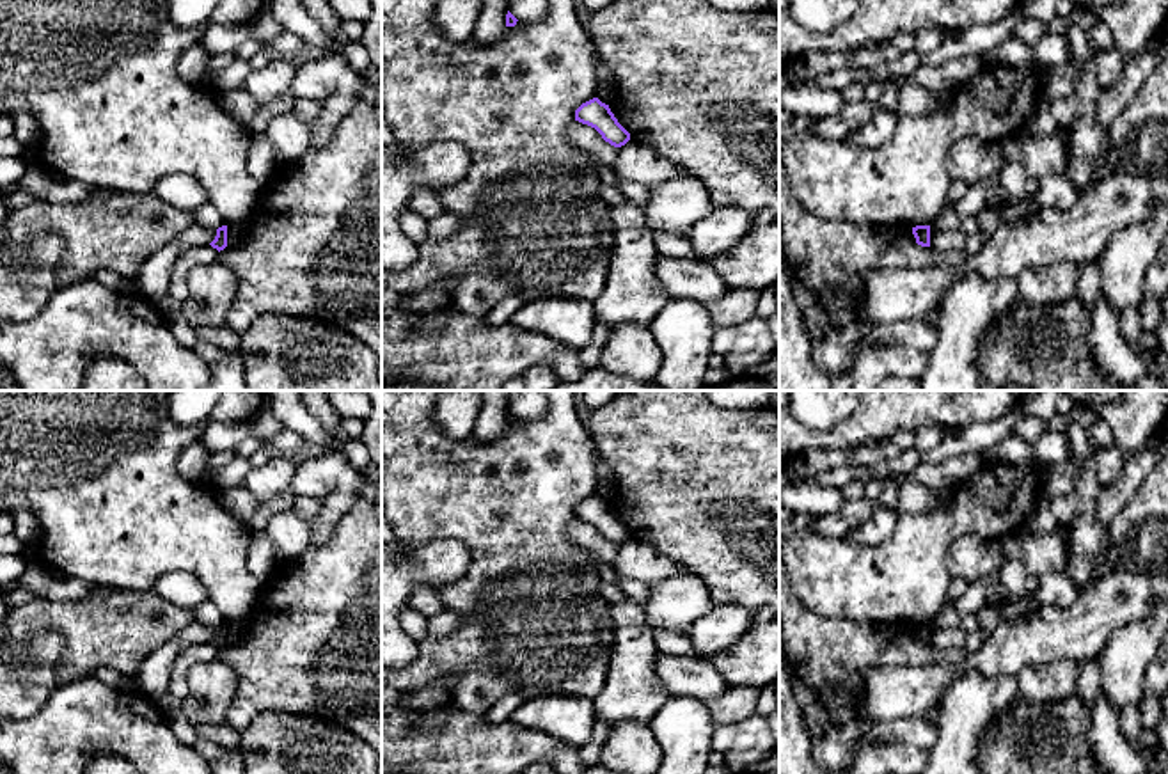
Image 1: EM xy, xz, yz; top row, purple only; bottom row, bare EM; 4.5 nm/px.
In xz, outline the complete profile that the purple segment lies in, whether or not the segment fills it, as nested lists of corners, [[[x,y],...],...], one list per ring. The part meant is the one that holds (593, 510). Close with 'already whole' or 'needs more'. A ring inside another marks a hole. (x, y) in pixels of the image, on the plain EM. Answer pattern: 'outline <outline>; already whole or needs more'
outline [[[593,495],[575,508],[575,518],[595,525],[605,540],[621,545],[630,538],[630,531],[618,520],[609,502]]]; already whole

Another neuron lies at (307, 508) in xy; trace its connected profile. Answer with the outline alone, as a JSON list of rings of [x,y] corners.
[[[296,495],[293,511],[304,518],[309,525],[318,518],[321,509],[321,499]]]

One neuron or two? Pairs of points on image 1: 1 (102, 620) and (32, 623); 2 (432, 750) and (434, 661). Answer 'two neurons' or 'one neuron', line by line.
1: one neuron
2: two neurons

